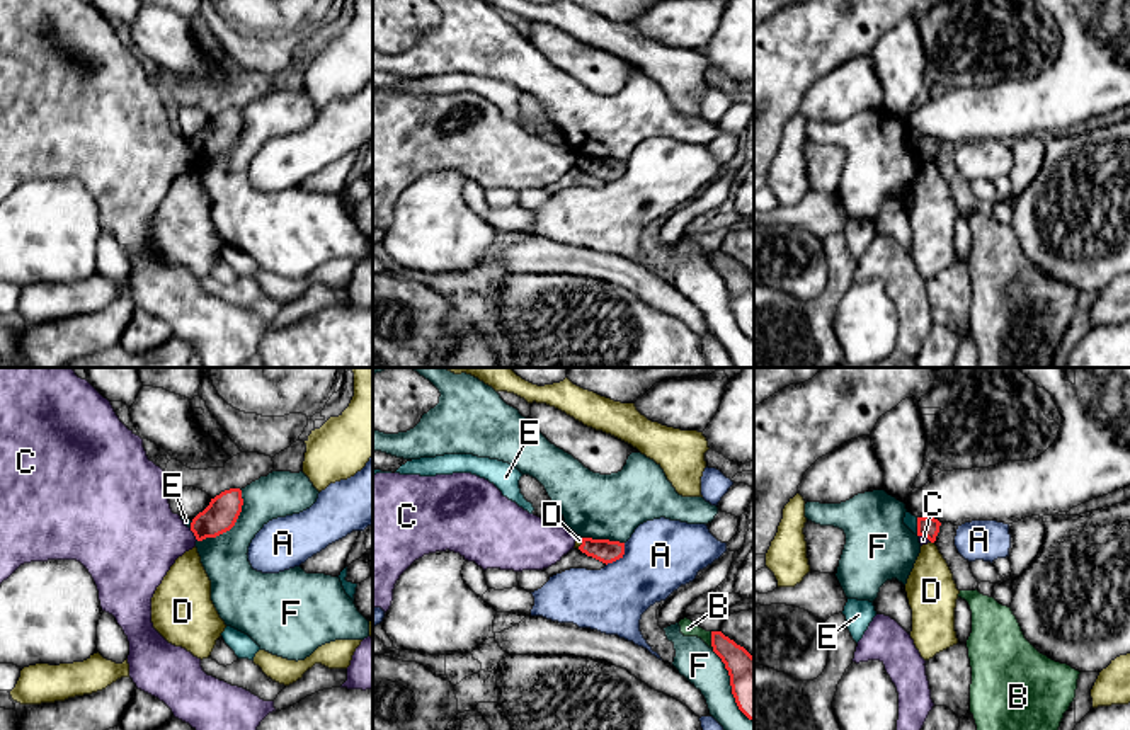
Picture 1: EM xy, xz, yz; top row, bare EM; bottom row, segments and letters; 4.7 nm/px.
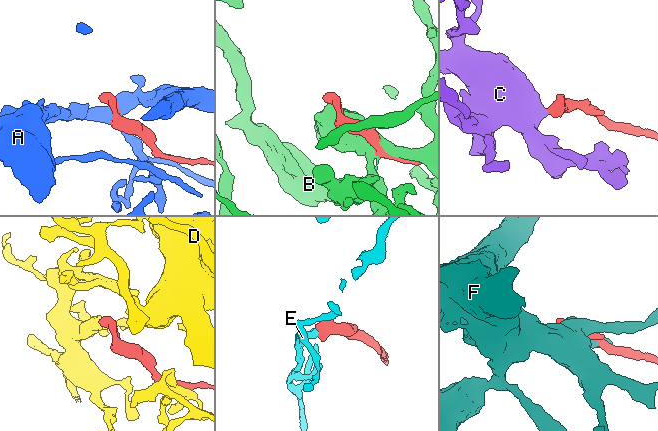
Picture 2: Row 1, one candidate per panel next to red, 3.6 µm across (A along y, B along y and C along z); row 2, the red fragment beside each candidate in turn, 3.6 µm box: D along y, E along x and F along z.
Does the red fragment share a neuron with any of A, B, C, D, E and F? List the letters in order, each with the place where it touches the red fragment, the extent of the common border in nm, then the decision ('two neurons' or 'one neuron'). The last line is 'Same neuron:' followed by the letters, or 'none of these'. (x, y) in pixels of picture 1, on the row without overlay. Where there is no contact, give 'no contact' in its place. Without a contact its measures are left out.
A: meets red in xz at (620, 176); contact 140 nm long; two neurons
B: meets red in xz at (712, 259); contact 80 nm long; two neurons
C: meets red in xy at (194, 153); contact 80 nm long; two neurons
D: meets red in xz at (582, 162); contact 60 nm long; two neurons
E: meets red in yz at (918, 145); contact 80 nm long; two neurons
F: meets red in xy at (232, 145); contact 320 nm long; two neurons
Same neuron: none of these

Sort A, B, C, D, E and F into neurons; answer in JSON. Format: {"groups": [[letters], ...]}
{"groups": [["A"], ["B", "C"], ["D"], ["E"], ["F"]]}

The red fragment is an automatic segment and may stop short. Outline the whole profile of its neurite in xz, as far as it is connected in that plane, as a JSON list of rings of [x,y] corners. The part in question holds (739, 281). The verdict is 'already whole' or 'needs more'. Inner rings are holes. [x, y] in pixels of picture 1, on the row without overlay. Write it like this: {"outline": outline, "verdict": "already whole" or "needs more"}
{"outline": [[[711,250],[711,265],[728,289],[739,328],[754,340],[754,276],[722,250]]], "verdict": "already whole"}

